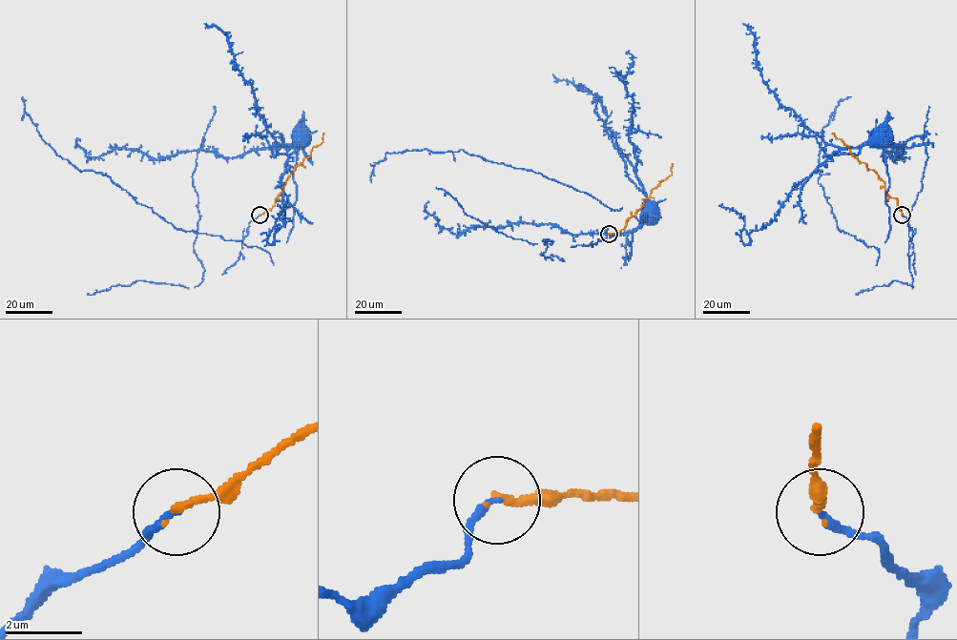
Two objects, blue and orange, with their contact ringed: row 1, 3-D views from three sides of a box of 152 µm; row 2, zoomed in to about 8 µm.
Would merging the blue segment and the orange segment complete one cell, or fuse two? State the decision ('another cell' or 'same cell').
same cell

